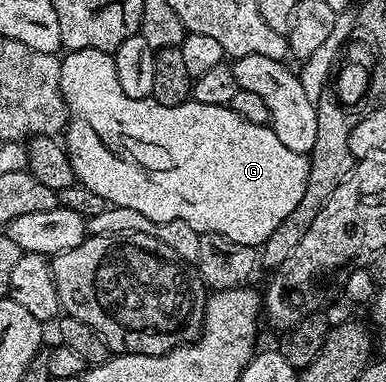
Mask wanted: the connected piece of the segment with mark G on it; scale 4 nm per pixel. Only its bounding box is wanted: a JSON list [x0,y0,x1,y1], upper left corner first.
[60,49,310,248]

